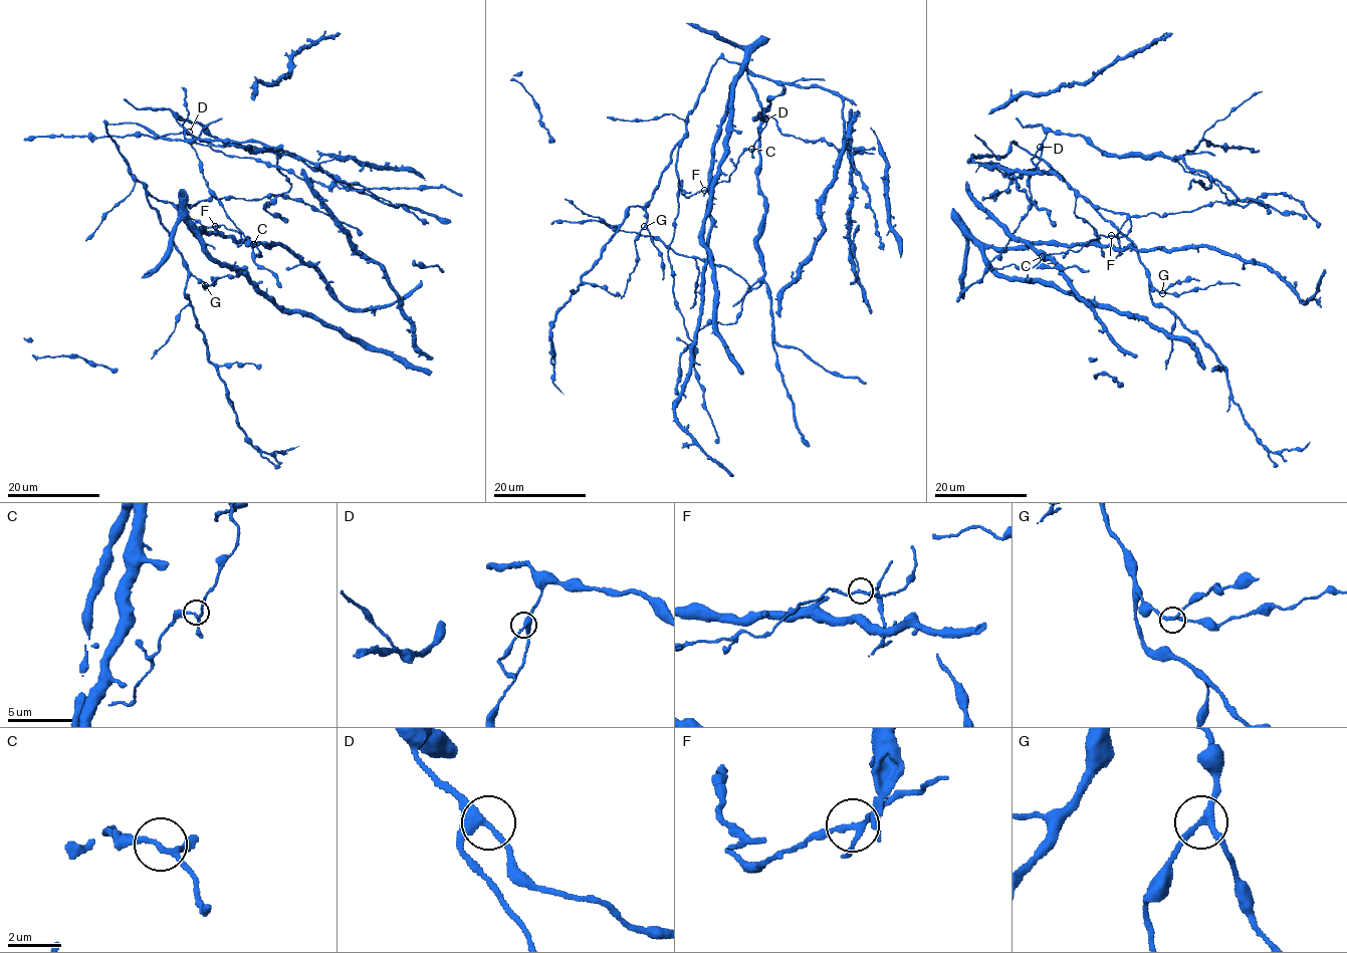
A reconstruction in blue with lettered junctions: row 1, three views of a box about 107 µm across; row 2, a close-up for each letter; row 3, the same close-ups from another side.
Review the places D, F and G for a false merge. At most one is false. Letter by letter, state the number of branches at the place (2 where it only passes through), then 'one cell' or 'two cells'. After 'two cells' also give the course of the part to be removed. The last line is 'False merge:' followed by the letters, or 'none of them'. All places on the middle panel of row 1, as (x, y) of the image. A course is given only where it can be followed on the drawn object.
D: 3 branches meet; one cell
F: 3 branches meet; two cells; foreign part runs (704, 190), (718, 182), (728, 182), (741, 155), (753, 150), (759, 131), (765, 126), (764, 110), (768, 104)
G: 3 branches meet; one cell
False merge: F

